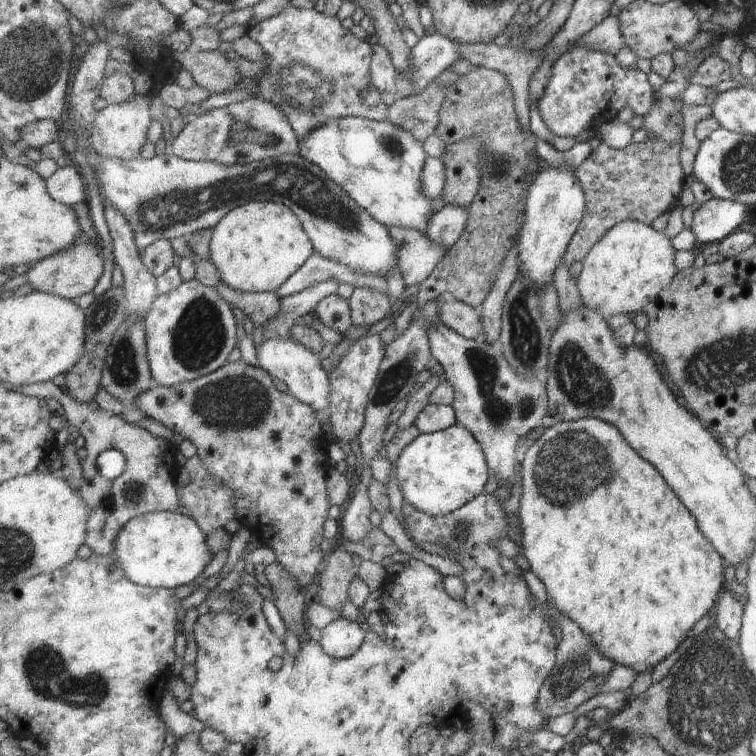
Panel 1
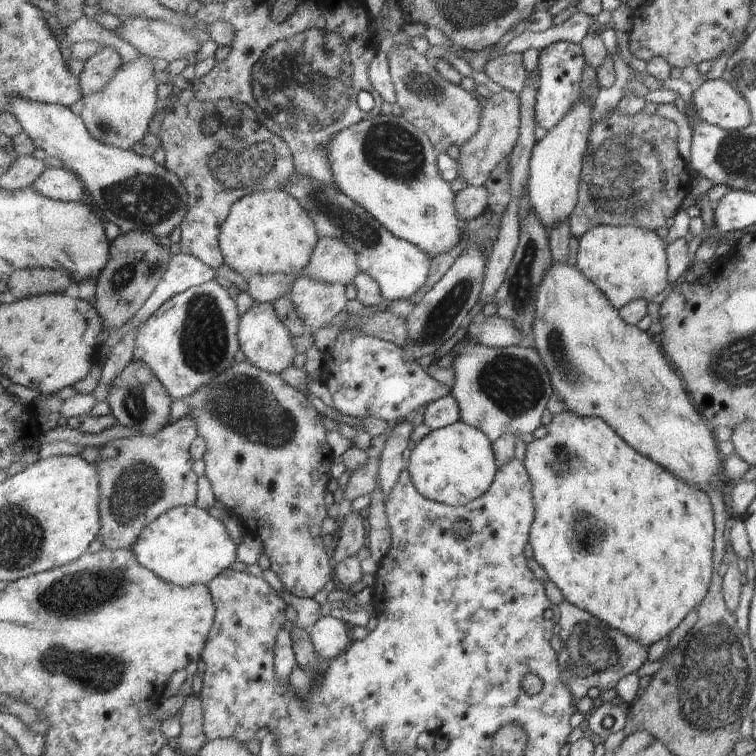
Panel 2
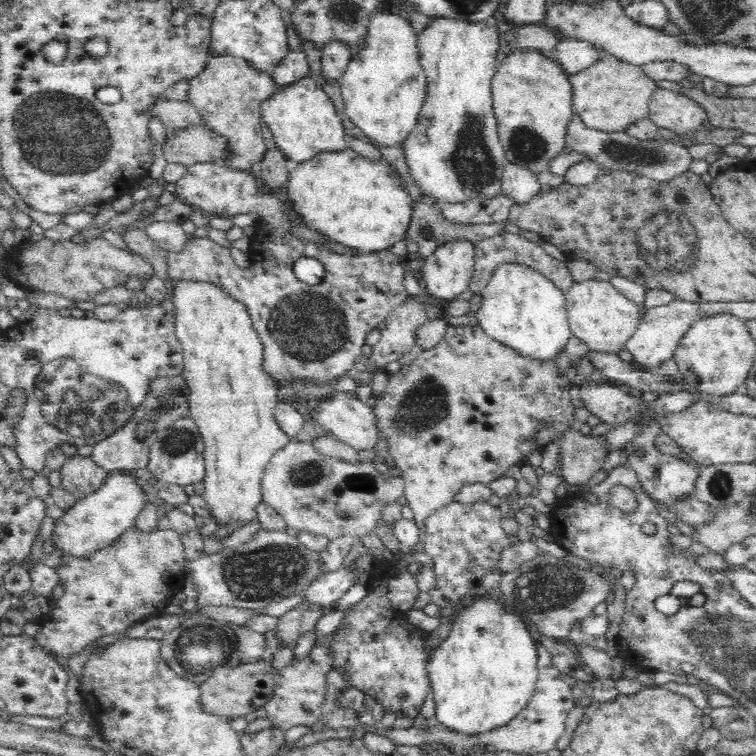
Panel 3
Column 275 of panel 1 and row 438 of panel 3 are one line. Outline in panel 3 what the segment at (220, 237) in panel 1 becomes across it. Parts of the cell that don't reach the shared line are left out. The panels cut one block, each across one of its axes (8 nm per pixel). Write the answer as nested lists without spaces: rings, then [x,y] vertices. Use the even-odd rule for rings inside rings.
[[[174,282],[173,304],[176,307],[176,335],[183,349],[182,375],[190,387],[189,417],[195,422],[197,430],[203,438],[205,476],[204,480],[202,480],[204,483],[202,498],[204,498],[204,502],[208,504],[209,520],[216,524],[216,530],[226,530],[226,532],[228,532],[228,530],[230,530],[230,532],[242,530],[242,528],[248,528],[248,526],[252,526],[252,524],[258,524],[260,520],[260,517],[258,517],[258,506],[263,502],[261,487],[264,470],[266,470],[266,466],[268,466],[268,463],[272,460],[276,452],[284,448],[284,446],[288,446],[292,440],[290,435],[282,430],[274,414],[277,402],[281,399],[278,396],[277,383],[275,378],[272,377],[272,375],[266,371],[266,367],[264,367],[264,346],[261,344],[256,330],[251,326],[248,313],[240,303],[228,298],[219,288],[213,285]]]

